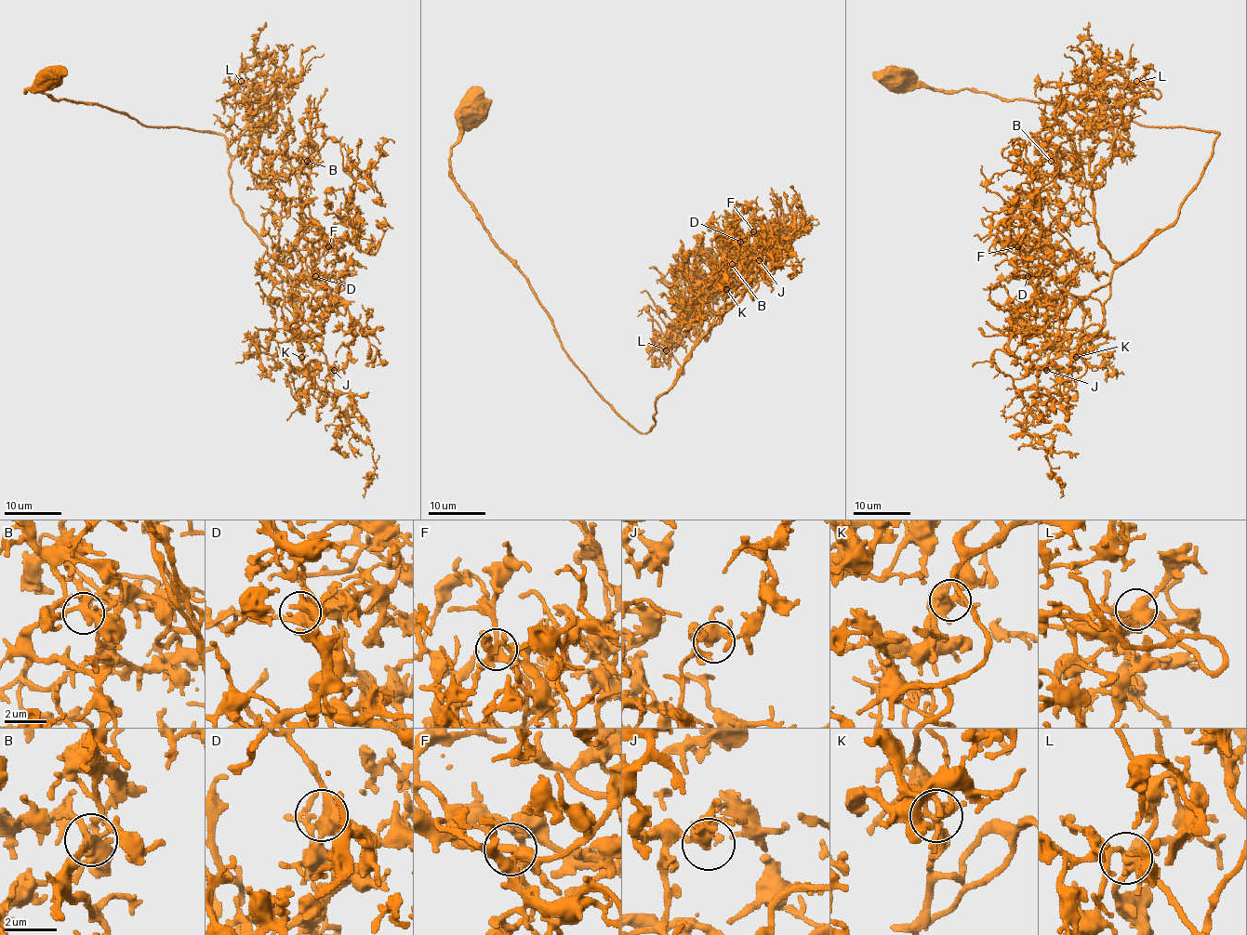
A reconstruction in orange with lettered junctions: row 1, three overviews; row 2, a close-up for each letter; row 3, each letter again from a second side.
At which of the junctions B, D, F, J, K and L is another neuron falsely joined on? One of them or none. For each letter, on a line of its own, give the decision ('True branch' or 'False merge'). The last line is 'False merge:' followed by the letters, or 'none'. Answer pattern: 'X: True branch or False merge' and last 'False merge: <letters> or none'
B: True branch
D: True branch
F: True branch
J: True branch
K: True branch
L: True branch
False merge: none

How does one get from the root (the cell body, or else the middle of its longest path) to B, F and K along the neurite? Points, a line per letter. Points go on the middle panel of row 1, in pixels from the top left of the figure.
B: (474, 107), (452, 149), (453, 183), (570, 362), (639, 431), (738, 291), (724, 293), (732, 264)
F: (474, 107), (452, 149), (453, 183), (570, 362), (642, 432), (692, 348), (768, 271), (765, 238), (753, 231)
K: (474, 107), (452, 149), (453, 183), (570, 362), (639, 431), (722, 320), (725, 290)

